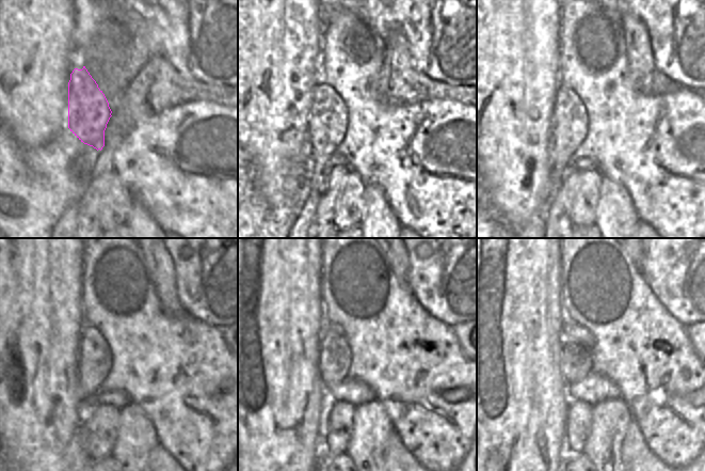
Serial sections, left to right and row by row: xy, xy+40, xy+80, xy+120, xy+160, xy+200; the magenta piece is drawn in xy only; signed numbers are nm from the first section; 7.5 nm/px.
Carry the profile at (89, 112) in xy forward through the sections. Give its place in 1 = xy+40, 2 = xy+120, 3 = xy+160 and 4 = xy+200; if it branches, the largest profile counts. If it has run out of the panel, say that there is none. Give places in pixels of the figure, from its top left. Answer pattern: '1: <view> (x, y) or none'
1: xy+40 (329, 116)
2: xy+120 (94, 364)
3: xy+160 (335, 359)
4: xy+200 (575, 361)

